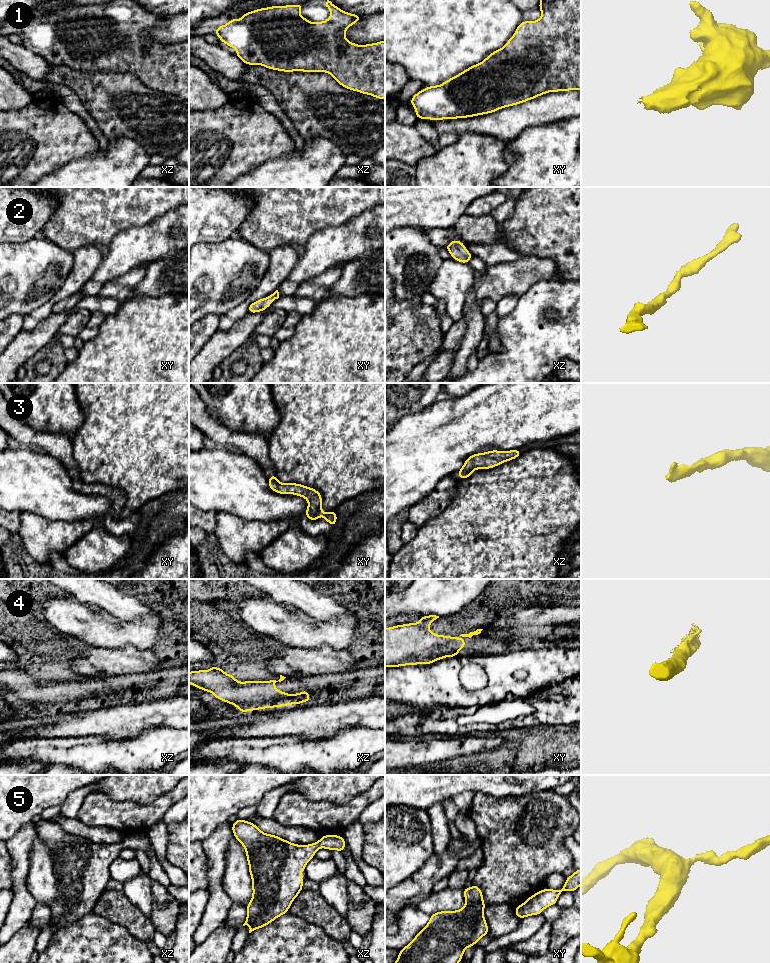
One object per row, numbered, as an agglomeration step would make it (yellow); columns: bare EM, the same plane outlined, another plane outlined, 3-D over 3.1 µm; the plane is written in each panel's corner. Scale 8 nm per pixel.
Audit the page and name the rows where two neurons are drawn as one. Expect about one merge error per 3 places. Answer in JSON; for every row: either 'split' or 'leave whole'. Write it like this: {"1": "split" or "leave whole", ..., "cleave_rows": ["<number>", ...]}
{"1": "leave whole", "2": "leave whole", "3": "leave whole", "4": "leave whole", "5": "leave whole", "cleave_rows": []}

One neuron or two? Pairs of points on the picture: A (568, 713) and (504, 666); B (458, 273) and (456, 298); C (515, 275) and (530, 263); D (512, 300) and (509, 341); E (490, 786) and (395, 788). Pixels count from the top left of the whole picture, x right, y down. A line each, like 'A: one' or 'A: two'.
A: two
B: one
C: one
D: two
E: one

